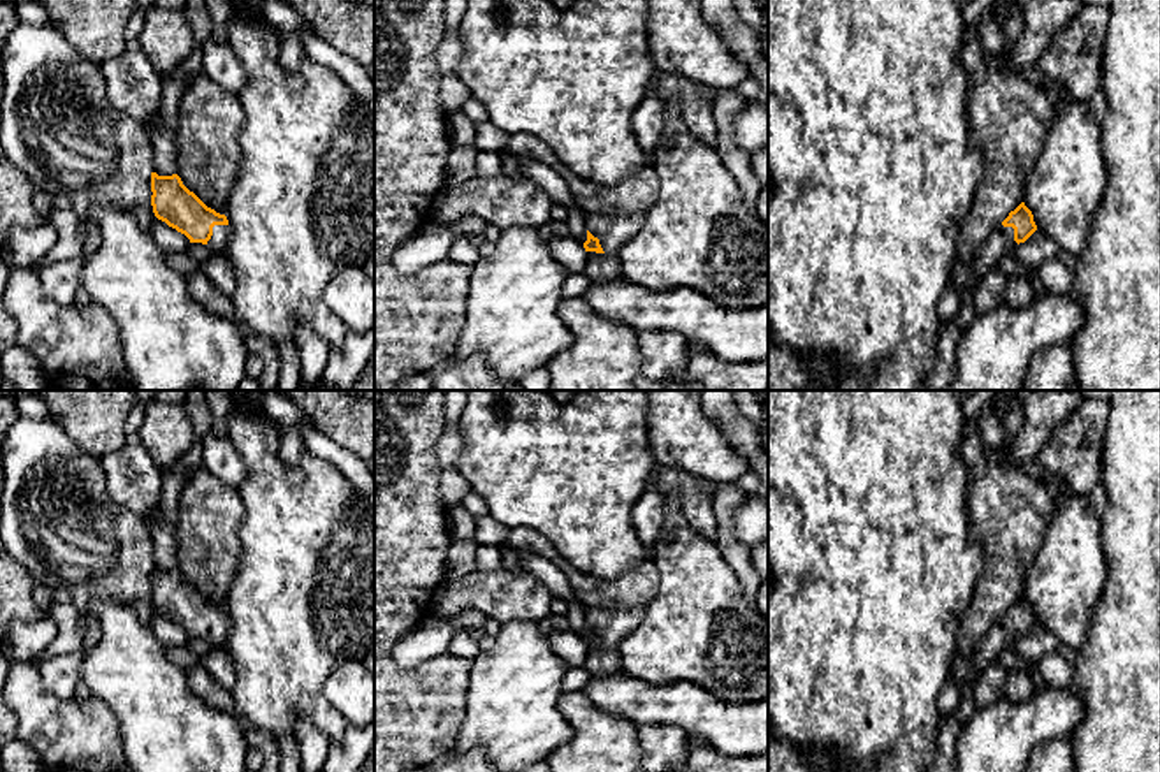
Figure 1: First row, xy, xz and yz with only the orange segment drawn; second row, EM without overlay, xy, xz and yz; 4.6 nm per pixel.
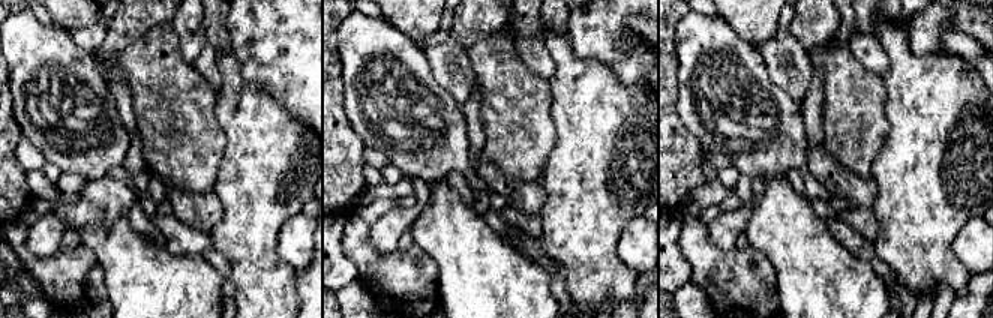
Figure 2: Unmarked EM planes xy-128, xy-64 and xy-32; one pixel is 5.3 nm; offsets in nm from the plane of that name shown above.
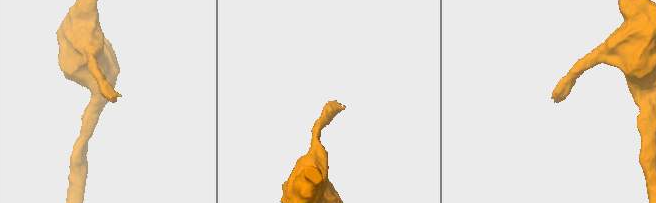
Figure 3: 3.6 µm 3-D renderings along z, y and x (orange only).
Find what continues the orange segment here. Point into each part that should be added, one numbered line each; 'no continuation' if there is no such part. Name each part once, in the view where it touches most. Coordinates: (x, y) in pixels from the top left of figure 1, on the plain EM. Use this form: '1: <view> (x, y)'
1: xy (220, 630)

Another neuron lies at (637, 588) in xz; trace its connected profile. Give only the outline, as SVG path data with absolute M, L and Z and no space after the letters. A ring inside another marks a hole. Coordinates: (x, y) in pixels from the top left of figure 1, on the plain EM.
M511 528L506 543L515 550L533 552L552 561L564 572L575 596L587 608L647 607L657 594L661 575L650 557L634 570L606 580L582 573L571 566L540 533L527 528Z

